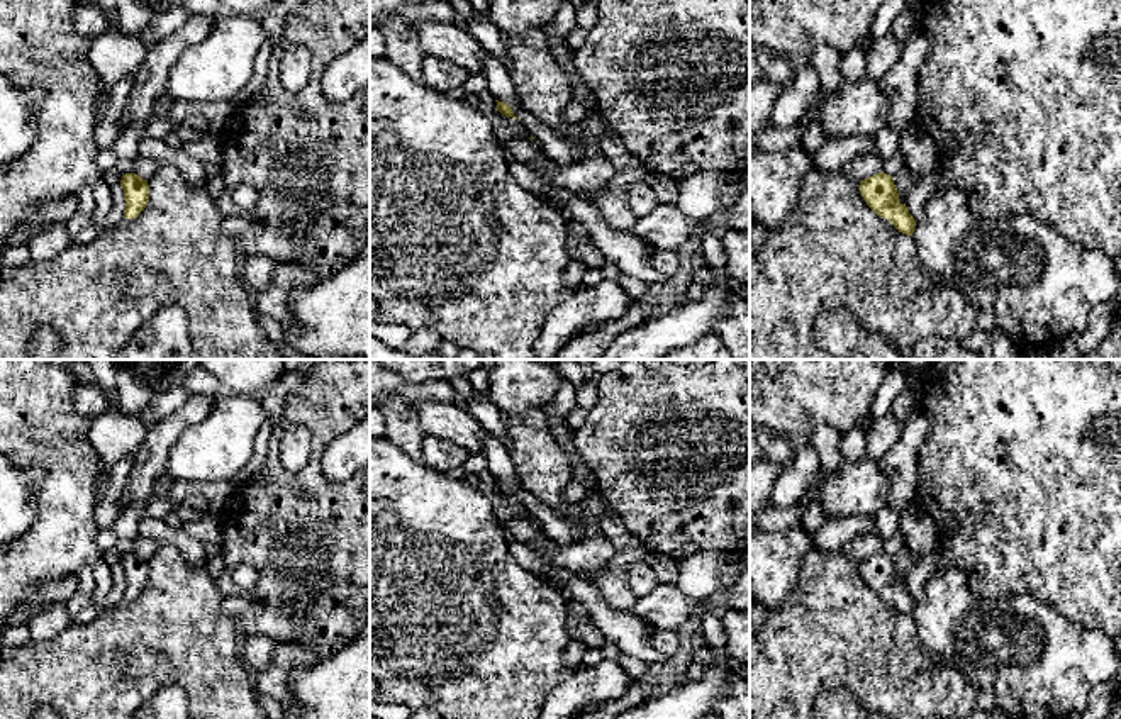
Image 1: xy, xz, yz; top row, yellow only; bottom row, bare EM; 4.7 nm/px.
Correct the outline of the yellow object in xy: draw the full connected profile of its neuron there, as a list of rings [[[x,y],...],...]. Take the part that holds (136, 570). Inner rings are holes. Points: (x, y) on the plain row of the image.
[[[136,553],[122,555],[120,566],[124,570],[124,597],[136,599],[146,588],[149,580],[149,565],[148,560],[142,560]]]

